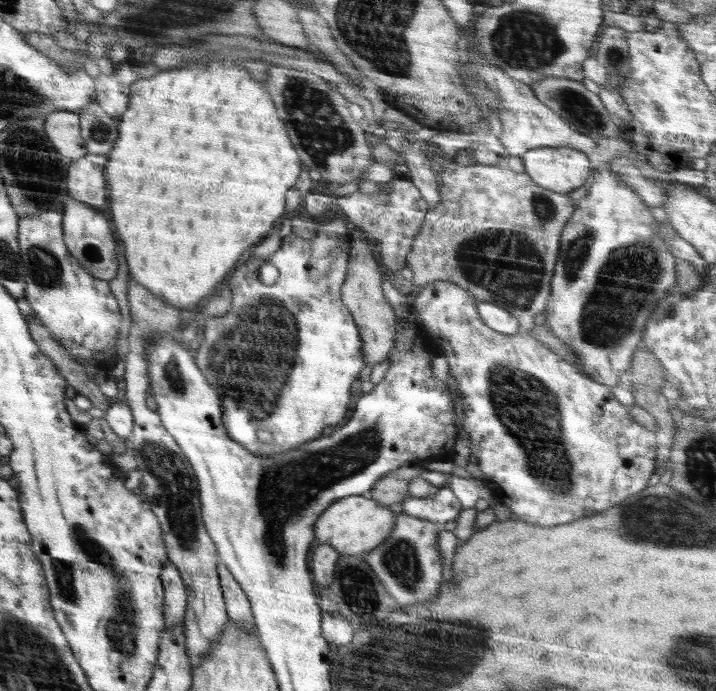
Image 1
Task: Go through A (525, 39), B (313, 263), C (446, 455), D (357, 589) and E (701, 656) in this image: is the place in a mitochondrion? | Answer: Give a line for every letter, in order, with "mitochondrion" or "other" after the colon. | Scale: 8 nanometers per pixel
A: mitochondrion
B: other
C: other
D: mitochondrion
E: mitochondrion

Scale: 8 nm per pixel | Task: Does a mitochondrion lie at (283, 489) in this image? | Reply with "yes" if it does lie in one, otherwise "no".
yes

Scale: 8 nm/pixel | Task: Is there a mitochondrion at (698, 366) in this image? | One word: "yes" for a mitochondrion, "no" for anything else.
no

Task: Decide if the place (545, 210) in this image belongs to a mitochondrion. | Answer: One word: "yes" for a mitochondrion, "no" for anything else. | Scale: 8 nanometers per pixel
yes

